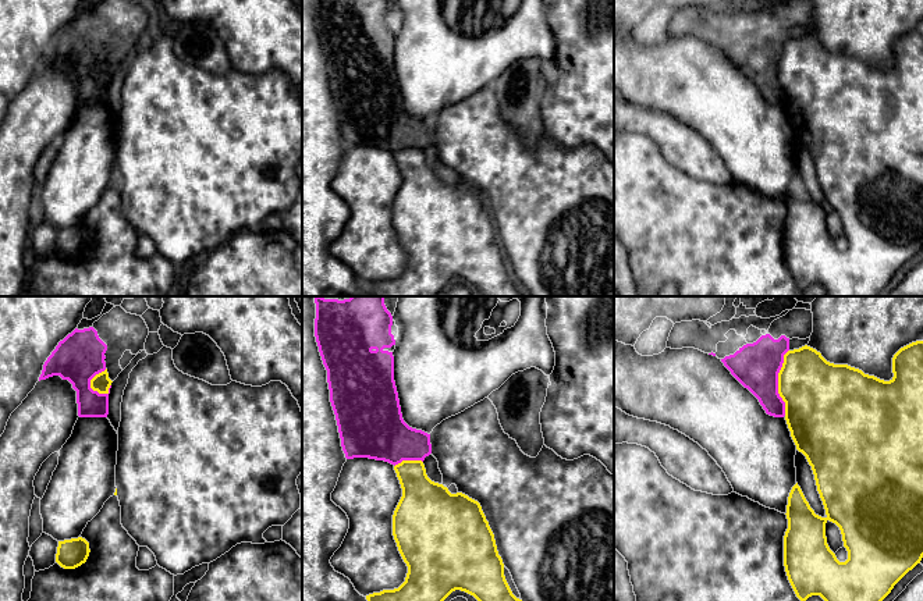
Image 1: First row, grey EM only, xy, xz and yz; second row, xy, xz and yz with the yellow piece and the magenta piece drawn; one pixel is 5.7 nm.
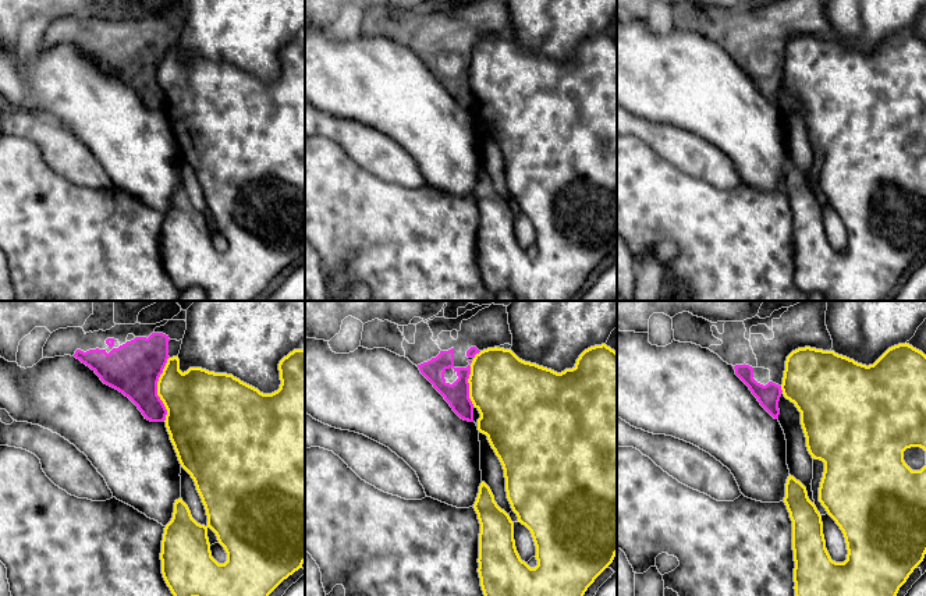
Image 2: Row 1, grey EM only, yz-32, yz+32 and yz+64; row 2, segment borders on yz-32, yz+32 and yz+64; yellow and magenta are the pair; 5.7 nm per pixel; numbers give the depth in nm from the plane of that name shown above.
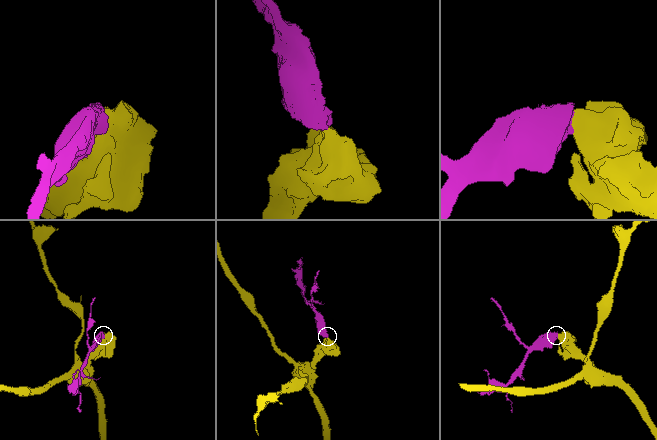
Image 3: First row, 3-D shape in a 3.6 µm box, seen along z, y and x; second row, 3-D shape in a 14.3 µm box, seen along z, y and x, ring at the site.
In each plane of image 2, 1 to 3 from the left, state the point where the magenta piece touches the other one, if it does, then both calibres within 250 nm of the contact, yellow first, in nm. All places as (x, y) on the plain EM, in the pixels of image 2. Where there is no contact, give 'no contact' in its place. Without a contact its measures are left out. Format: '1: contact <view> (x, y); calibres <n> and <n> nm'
1: contact yz-32 (158, 77); calibres 380 and 300 nm
2: contact yz+32 (469, 74); calibres 420 and 140 nm
3: contact yz+64 (781, 77); calibres 400 and 130 nm

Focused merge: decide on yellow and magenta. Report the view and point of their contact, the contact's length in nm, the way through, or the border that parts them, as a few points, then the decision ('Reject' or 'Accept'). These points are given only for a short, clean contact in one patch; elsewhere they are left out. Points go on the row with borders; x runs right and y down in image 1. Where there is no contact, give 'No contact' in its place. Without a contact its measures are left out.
Touches yellow at yz (778, 383). Shared border 380 nm. Boundary: yz (788, 349), (778, 373), (778, 395), (784, 402), (784, 415). Reject

